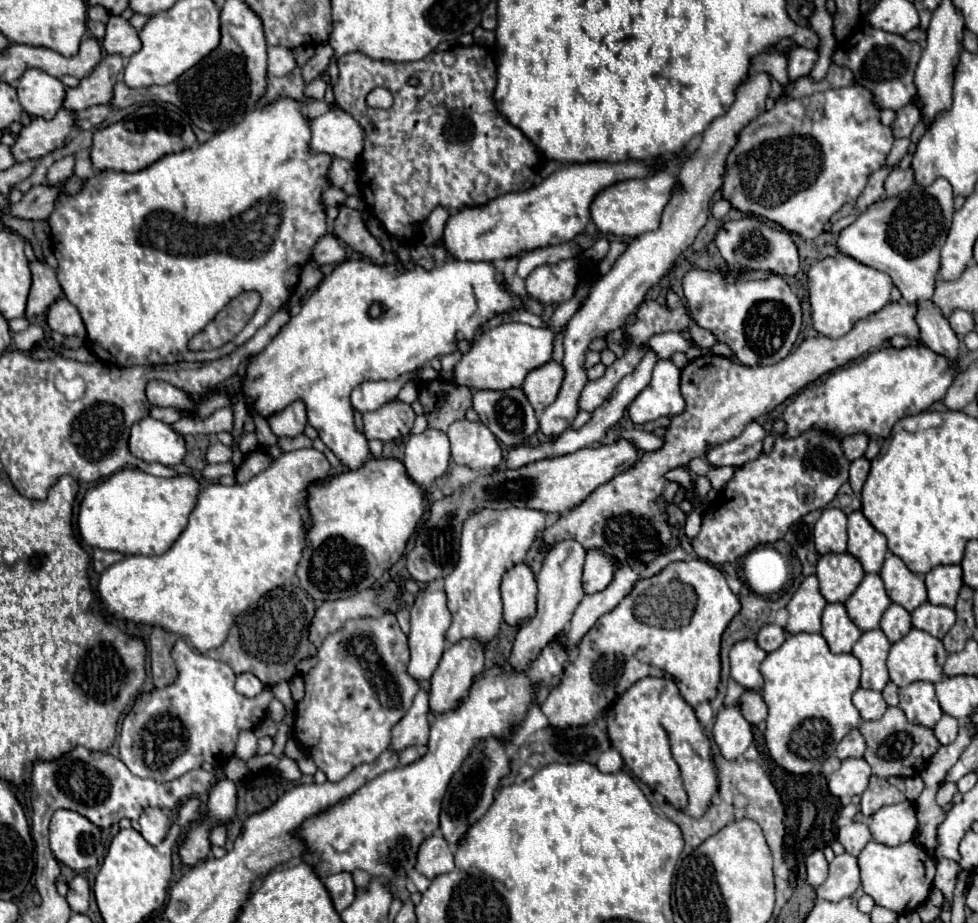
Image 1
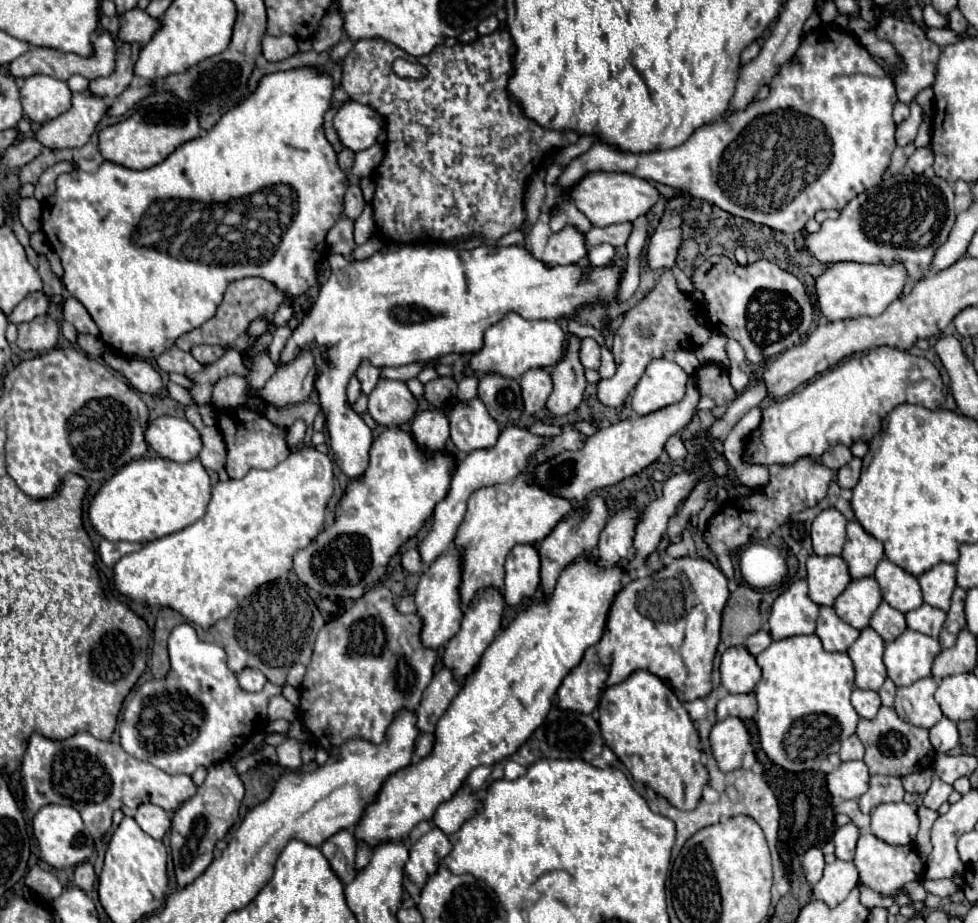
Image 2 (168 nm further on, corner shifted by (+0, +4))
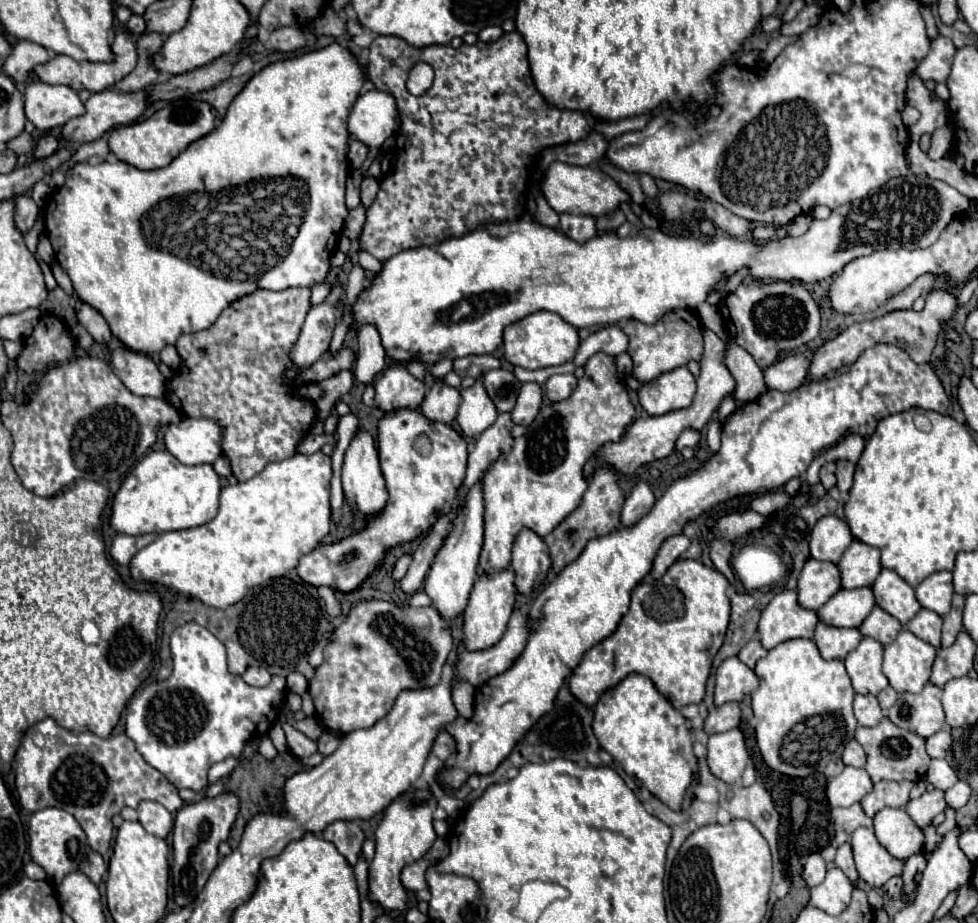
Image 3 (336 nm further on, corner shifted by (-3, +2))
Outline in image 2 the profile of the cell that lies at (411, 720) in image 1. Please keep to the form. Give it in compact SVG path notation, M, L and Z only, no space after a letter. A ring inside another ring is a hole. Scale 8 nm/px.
M442 668L440 672L436 672L430 686L424 690L420 706L416 708L420 732L434 732L438 718L446 712L460 688L462 682L452 674L450 668Z

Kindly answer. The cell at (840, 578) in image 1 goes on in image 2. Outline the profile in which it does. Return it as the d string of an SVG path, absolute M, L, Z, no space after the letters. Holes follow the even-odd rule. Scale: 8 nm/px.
M810 556L806 560L808 598L818 606L832 606L850 582L848 566L840 556Z

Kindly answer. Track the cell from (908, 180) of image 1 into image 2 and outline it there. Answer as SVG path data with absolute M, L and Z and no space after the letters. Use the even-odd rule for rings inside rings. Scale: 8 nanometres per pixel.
M926 146L926 148L918 148L910 158L908 158L908 166L916 172L916 174L924 174L926 168L930 168L934 164L934 152Z

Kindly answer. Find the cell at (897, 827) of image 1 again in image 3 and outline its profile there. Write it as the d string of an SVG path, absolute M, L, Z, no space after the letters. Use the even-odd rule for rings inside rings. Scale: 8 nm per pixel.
M883 808L875 814L875 836L877 840L901 860L923 852L923 832L903 808Z

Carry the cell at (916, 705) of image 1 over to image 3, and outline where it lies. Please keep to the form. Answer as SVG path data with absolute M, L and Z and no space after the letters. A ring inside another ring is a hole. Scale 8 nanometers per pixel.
M925 684L919 694L903 692L897 702L887 710L887 716L899 728L915 732L923 738L935 734L945 724L945 714L941 706L941 688L935 684Z

